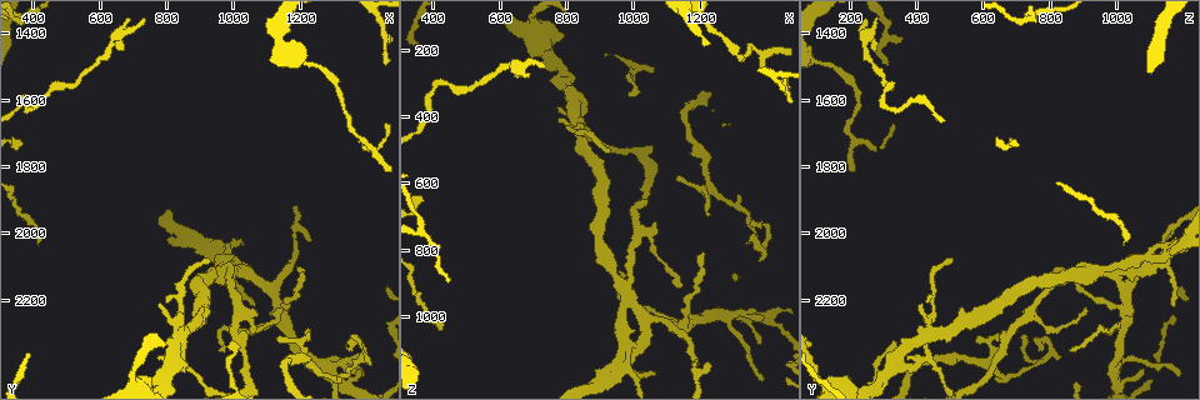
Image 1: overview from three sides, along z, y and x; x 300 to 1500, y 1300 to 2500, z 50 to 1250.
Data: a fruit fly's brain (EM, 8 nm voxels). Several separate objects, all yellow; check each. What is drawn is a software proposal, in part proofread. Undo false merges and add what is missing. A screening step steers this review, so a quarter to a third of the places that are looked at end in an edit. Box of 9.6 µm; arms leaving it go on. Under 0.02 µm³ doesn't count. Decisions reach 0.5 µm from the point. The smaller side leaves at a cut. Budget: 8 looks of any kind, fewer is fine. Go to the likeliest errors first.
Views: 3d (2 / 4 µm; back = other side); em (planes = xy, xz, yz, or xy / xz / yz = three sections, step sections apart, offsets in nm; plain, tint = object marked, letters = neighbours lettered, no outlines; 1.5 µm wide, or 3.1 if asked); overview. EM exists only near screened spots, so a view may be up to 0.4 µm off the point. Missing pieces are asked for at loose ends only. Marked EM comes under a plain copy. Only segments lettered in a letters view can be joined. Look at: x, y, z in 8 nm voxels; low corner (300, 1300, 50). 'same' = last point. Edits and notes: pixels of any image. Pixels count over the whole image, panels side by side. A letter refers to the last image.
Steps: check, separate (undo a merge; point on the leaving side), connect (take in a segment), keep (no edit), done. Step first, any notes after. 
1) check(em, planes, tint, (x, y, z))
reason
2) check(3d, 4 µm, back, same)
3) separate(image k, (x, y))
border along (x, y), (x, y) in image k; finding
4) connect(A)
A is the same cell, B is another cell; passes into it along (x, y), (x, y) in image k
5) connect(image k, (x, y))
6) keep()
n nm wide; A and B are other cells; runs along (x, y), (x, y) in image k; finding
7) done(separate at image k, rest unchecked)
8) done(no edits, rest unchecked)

check(em, yz, step 8, letters, (930, 2080, 500))
branch stops here

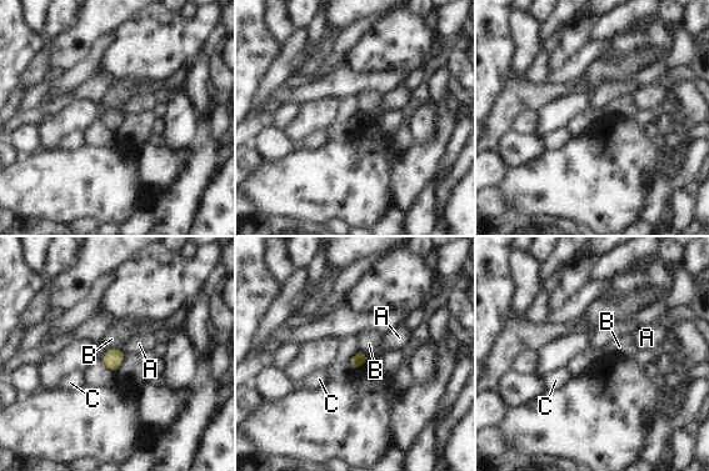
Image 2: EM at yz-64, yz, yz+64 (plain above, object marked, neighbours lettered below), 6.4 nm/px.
check(em, planes, letters, same)

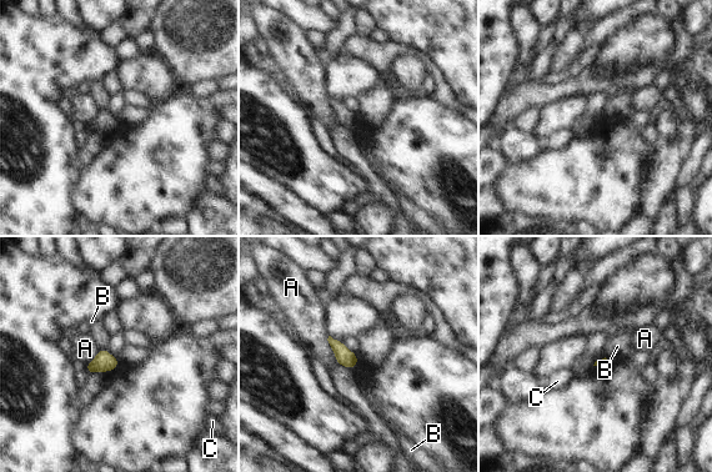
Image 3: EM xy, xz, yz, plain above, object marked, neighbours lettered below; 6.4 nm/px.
keep()
A, B and C are other cells; none of them fits

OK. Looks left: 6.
check(3d, 2 µm, (1070, 2220, 1170))

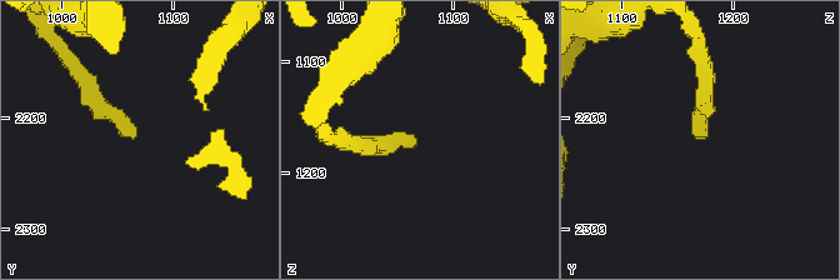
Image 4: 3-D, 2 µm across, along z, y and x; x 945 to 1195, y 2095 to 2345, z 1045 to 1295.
check(em, planes, tint, (1064, 2222, 1174))
need the tissue

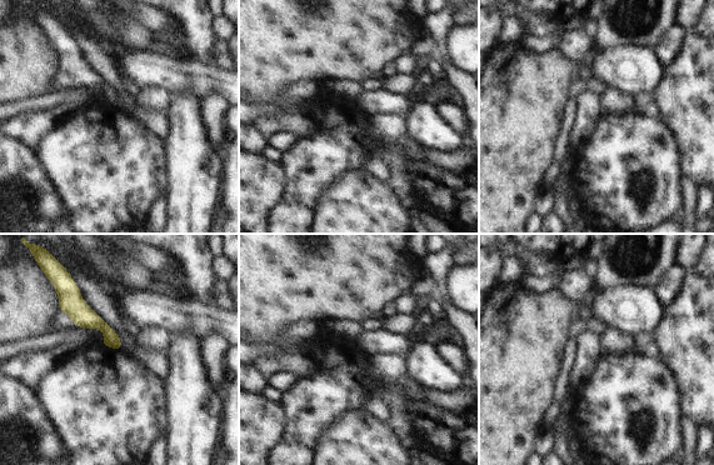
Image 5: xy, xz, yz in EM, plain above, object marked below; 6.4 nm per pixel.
check(em, planes, letters, same)

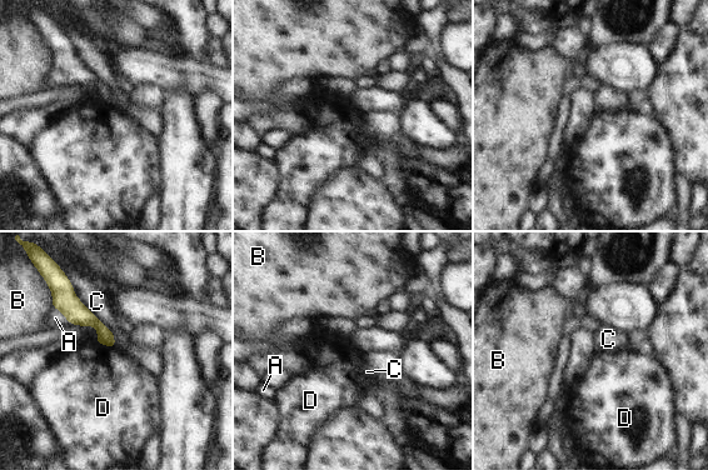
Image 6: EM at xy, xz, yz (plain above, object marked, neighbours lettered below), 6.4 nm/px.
connect(A)
100 nm wide; A is the same cell, B, C and D are other cells; passes into it along (64, 298), (63, 313), (55, 318) in image 6; the neuron continues

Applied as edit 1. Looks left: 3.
check(overview)
redraw

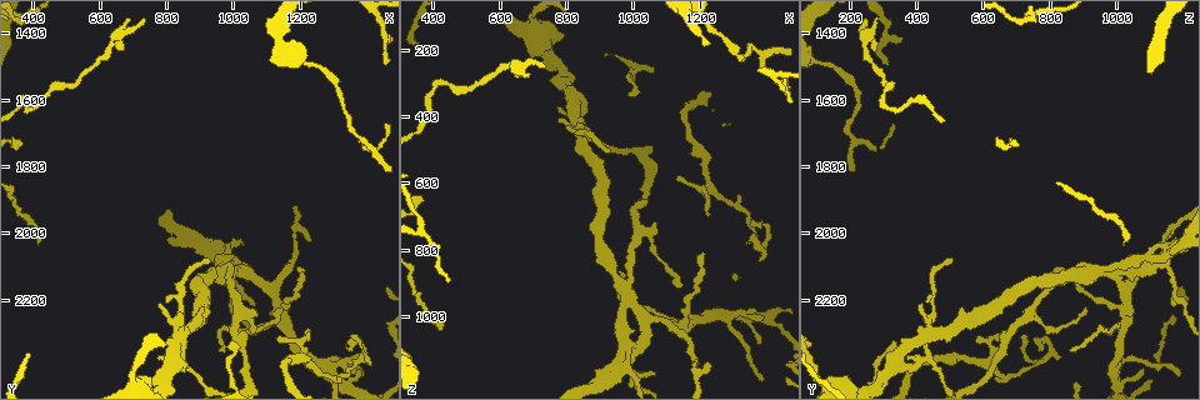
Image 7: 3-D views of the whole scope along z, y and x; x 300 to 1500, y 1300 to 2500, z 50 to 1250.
check(em, planes, letters, (660, 1450, 270))
branch stops here

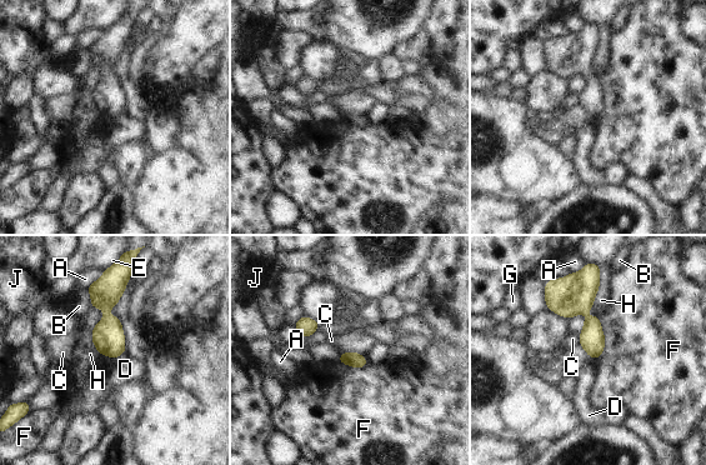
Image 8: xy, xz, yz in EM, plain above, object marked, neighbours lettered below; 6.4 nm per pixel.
keep()
A, B, C, D, E, F, G, H and J are other cells; border along (124, 353), (113, 359) in image 8; none of them fits

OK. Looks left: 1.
done(connect at image 6, rest unchecked)

